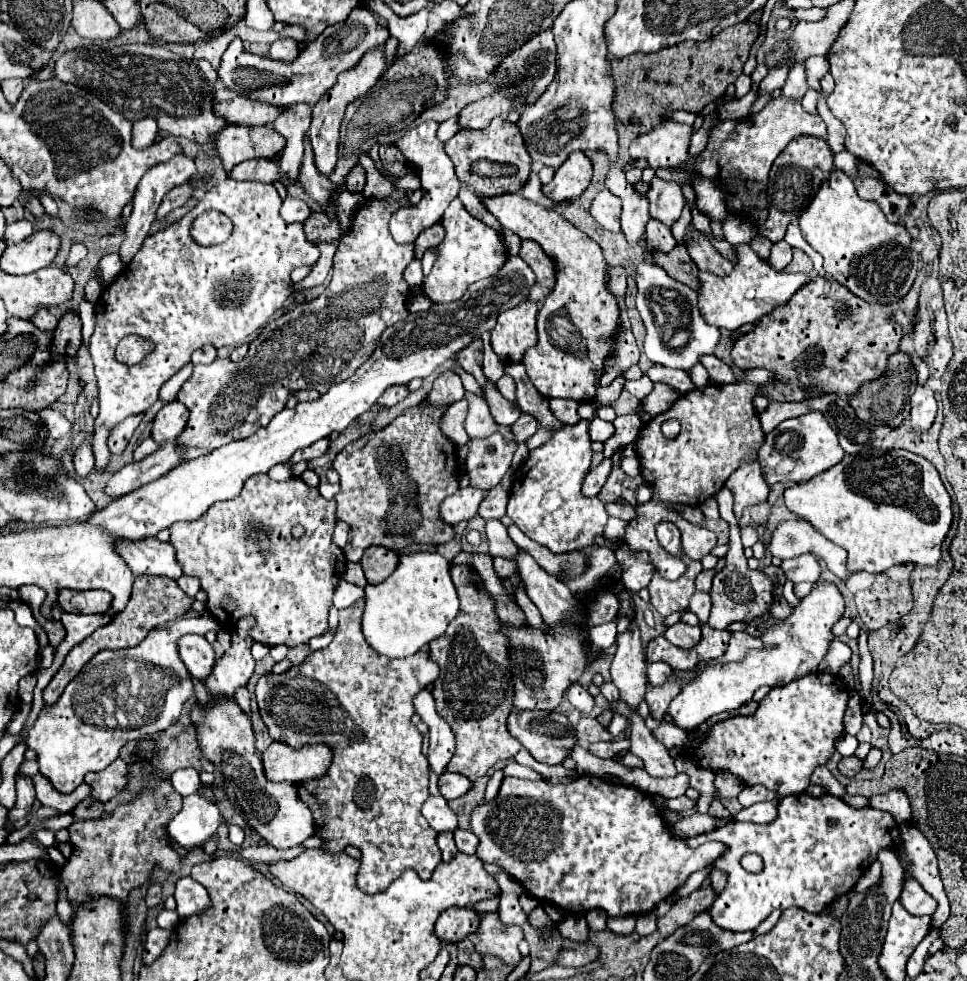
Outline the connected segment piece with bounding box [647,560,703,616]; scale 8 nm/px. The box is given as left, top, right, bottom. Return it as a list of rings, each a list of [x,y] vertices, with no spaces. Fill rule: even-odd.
[[[687,560],[687,566],[687,572],[675,582],[661,578],[659,572],[653,574],[653,580],[647,588],[651,592],[651,604],[661,616],[669,616],[689,606],[689,598],[695,592],[695,578],[703,570],[703,566],[695,560]]]

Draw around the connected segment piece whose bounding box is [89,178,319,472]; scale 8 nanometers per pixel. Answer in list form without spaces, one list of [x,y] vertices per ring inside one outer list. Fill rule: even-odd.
[[[227,178],[227,180],[219,182],[219,184],[215,184],[209,192],[205,192],[203,200],[199,200],[199,204],[197,204],[187,216],[183,216],[179,222],[175,222],[175,224],[171,224],[171,226],[167,226],[167,228],[163,228],[163,230],[159,230],[159,232],[155,232],[155,234],[149,234],[149,236],[143,240],[139,252],[133,256],[131,264],[127,264],[125,270],[117,276],[117,280],[113,280],[113,282],[103,290],[99,302],[95,304],[95,312],[97,312],[95,332],[93,332],[91,338],[89,338],[89,352],[91,352],[93,362],[95,362],[95,376],[97,376],[97,384],[99,384],[99,408],[101,408],[101,410],[99,410],[99,416],[97,416],[97,420],[95,420],[95,436],[93,436],[95,470],[101,472],[101,470],[105,470],[107,464],[109,464],[111,452],[109,452],[109,448],[107,448],[107,438],[109,438],[111,428],[115,428],[119,422],[123,422],[123,420],[129,418],[129,416],[143,414],[151,404],[155,404],[157,398],[159,398],[159,388],[163,386],[163,382],[167,382],[173,374],[177,374],[177,372],[189,362],[193,350],[201,348],[203,344],[213,344],[215,348],[221,348],[221,346],[229,346],[229,348],[241,346],[255,330],[259,330],[259,328],[263,328],[263,326],[267,324],[267,318],[271,318],[271,316],[283,306],[285,298],[291,294],[291,286],[293,286],[293,282],[291,282],[291,278],[289,278],[291,270],[297,268],[297,266],[307,266],[307,264],[315,264],[315,262],[317,262],[319,250],[305,238],[303,224],[287,224],[287,222],[283,222],[283,218],[279,216],[279,208],[281,208],[281,198],[279,198],[279,194],[277,194],[277,190],[275,190],[273,184],[237,182],[237,180]],[[213,208],[215,208],[215,210],[221,210],[225,216],[231,218],[231,222],[233,222],[233,234],[229,236],[229,240],[225,240],[225,242],[219,244],[219,246],[199,246],[199,244],[195,244],[195,240],[191,240],[191,234],[189,234],[191,222],[197,218],[197,212],[201,214],[201,212],[213,210]],[[129,334],[139,334],[139,336],[143,336],[143,338],[147,338],[147,340],[151,340],[151,342],[155,344],[155,350],[153,350],[151,354],[147,354],[147,356],[143,358],[143,362],[139,362],[139,364],[135,364],[135,366],[121,364],[121,362],[115,358],[115,348],[117,348],[119,340],[121,340],[123,336],[129,336]]]

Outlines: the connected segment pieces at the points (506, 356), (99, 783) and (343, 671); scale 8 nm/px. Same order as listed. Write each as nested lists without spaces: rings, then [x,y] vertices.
[[[523,302],[499,314],[497,326],[491,330],[491,346],[505,364],[519,362],[525,350],[537,344],[537,310],[535,302]]]
[[[121,758],[113,760],[101,772],[89,772],[85,776],[85,784],[91,786],[91,798],[103,804],[121,794],[127,786],[127,780],[129,780],[129,768],[127,762],[123,762]]]
[[[364,598],[345,610],[339,610],[335,640],[327,648],[311,652],[301,666],[293,666],[283,674],[261,676],[255,696],[261,718],[275,742],[283,742],[291,748],[303,748],[309,744],[325,744],[331,748],[333,760],[327,772],[319,780],[297,784],[297,794],[313,812],[315,836],[323,840],[321,848],[325,852],[337,854],[343,852],[345,846],[357,846],[363,852],[359,888],[367,894],[377,894],[385,890],[399,872],[413,868],[427,880],[441,862],[439,846],[435,842],[437,832],[421,816],[421,806],[429,798],[429,764],[421,754],[423,736],[411,722],[413,696],[437,680],[439,666],[429,660],[427,650],[419,650],[415,656],[399,660],[379,656],[361,634],[363,608]]]

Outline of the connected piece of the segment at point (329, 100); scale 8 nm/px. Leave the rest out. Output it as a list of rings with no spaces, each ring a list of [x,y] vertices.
[[[375,48],[375,52],[369,52],[367,56],[363,56],[363,60],[359,64],[355,64],[355,68],[351,68],[351,72],[343,72],[343,76],[339,76],[335,88],[331,88],[331,92],[327,92],[327,96],[323,96],[323,100],[319,100],[313,106],[313,120],[311,120],[311,128],[309,128],[309,138],[311,138],[311,144],[313,144],[317,170],[323,176],[329,176],[333,172],[335,164],[337,164],[339,124],[343,120],[343,114],[345,114],[347,104],[353,102],[355,98],[363,96],[369,88],[373,88],[385,68],[387,68],[387,64],[385,64],[383,48]]]

